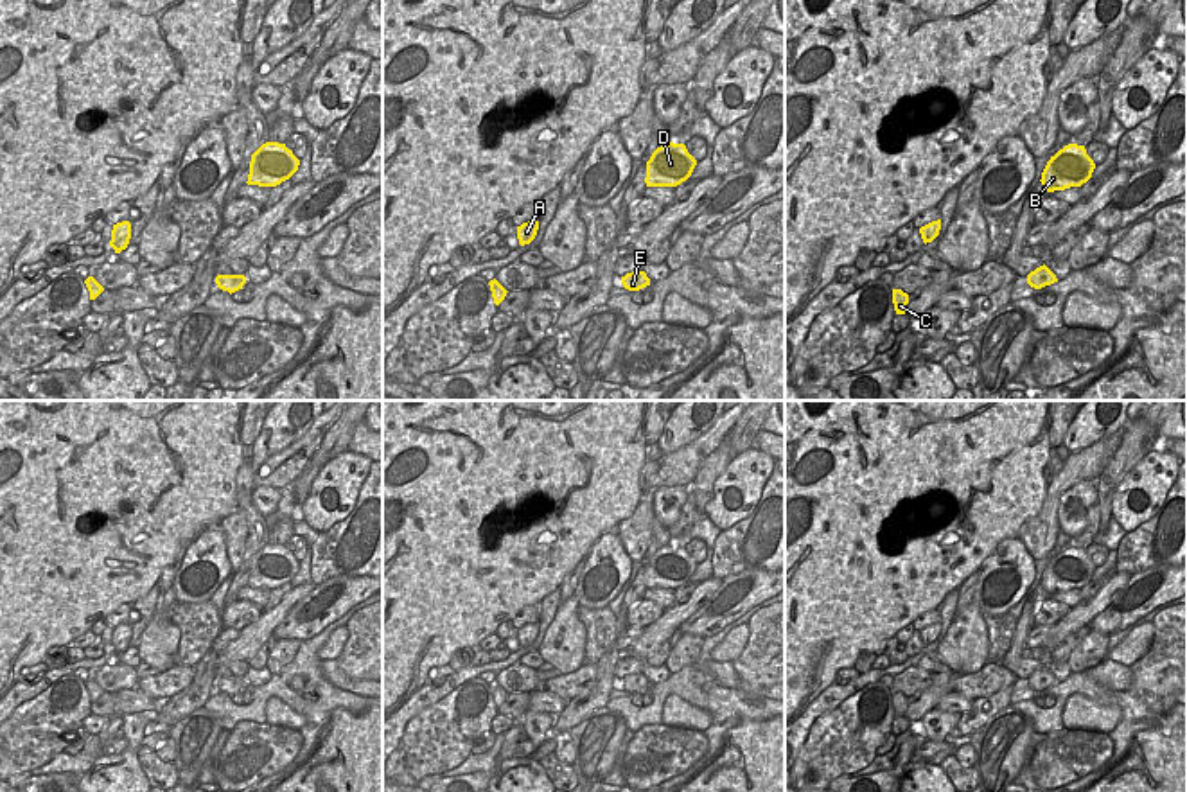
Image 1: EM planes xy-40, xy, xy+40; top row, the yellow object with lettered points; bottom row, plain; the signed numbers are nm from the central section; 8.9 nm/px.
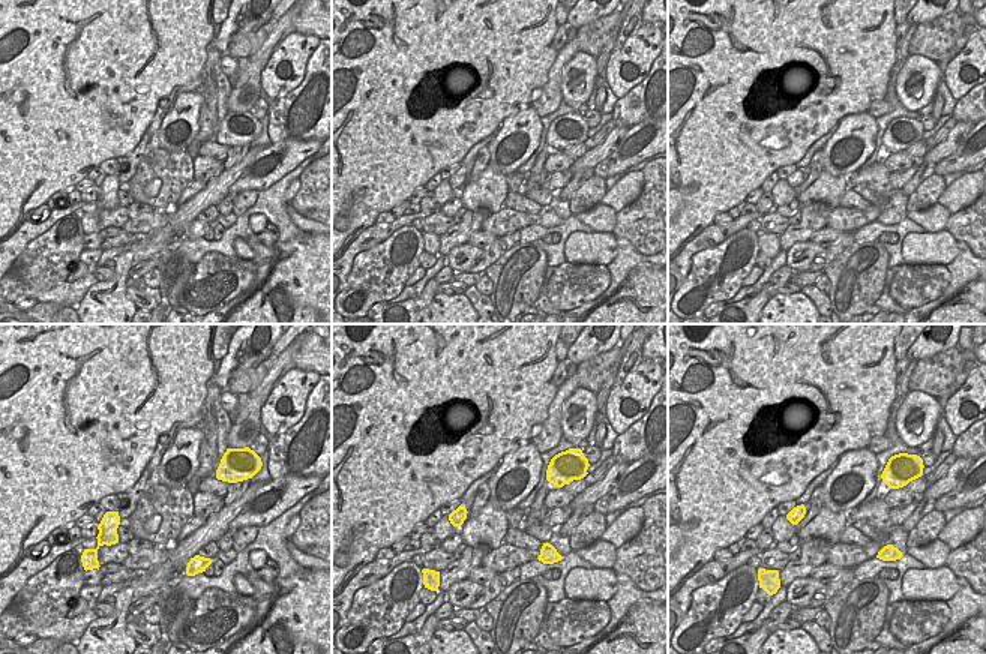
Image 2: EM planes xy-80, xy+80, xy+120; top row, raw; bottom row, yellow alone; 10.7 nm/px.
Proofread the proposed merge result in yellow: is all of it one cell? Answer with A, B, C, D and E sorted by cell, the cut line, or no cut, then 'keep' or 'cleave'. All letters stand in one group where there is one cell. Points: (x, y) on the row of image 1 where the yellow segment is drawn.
A B C D E; no cut; keep

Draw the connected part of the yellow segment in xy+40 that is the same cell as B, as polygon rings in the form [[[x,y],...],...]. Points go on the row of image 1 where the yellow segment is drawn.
[[[1068,144],[1051,156],[1040,181],[1047,192],[1081,187],[1092,178],[1094,169],[1095,163],[1085,145]]]

